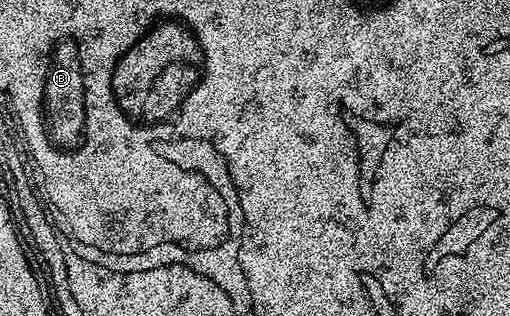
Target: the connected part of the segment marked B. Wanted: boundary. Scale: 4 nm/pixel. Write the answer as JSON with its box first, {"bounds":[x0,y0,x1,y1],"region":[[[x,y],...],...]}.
{"bounds":[32,31,88,157],"region":[[[72,31],[62,32],[62,37],[48,39],[48,47],[43,47],[38,57],[38,85],[40,95],[32,111],[38,113],[40,136],[43,143],[48,143],[48,151],[56,151],[58,157],[71,157],[79,153],[82,145],[88,143],[88,75],[86,64],[80,55],[80,39],[72,35]]]}

